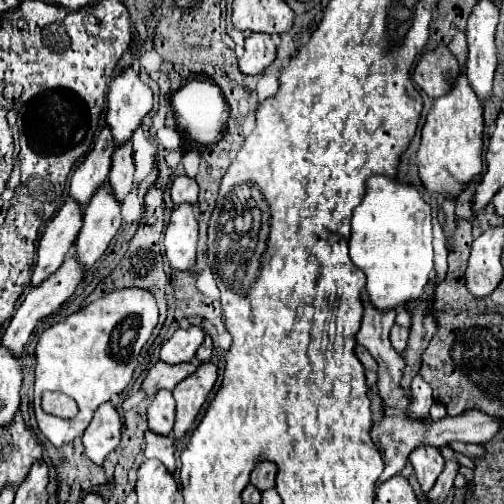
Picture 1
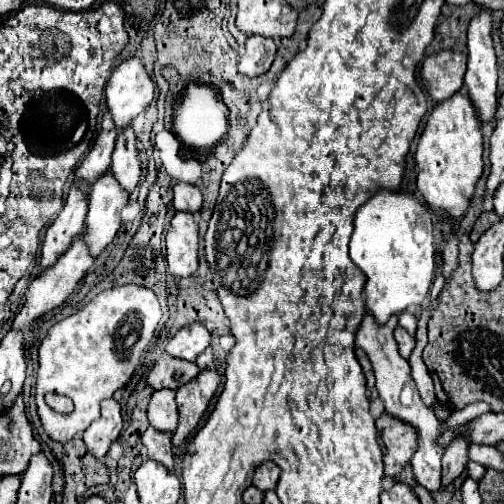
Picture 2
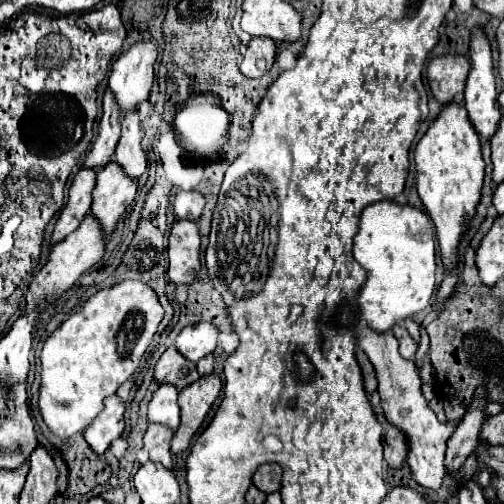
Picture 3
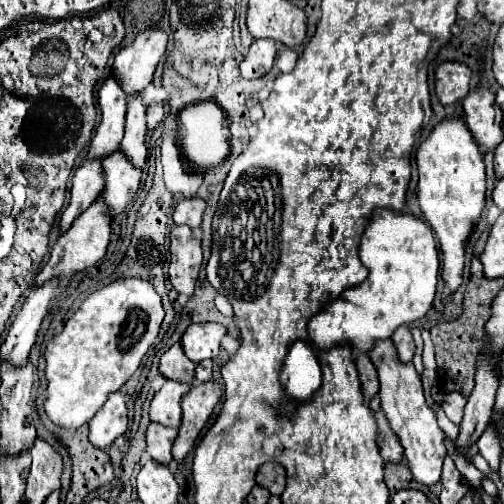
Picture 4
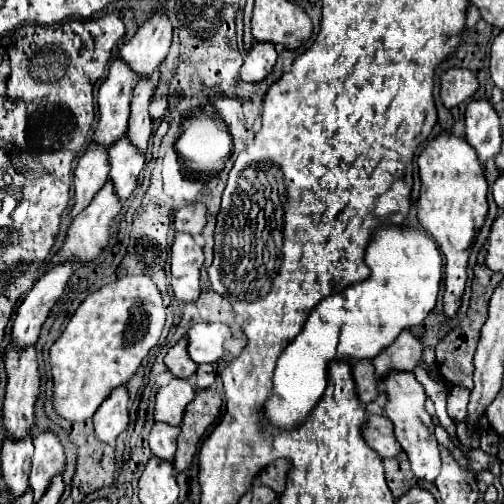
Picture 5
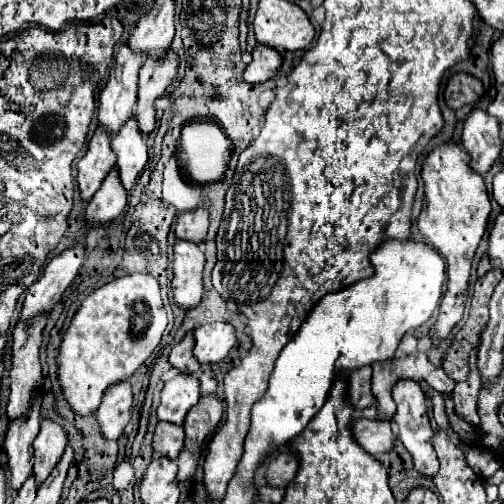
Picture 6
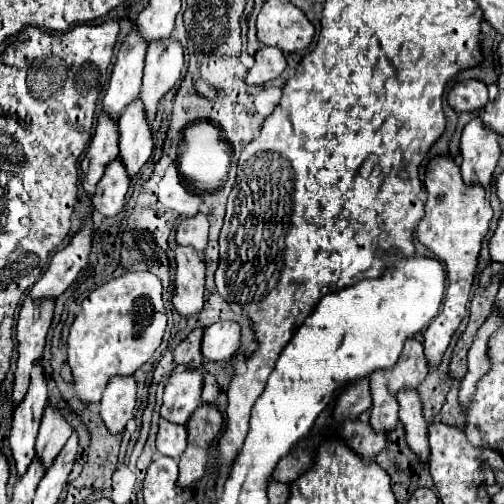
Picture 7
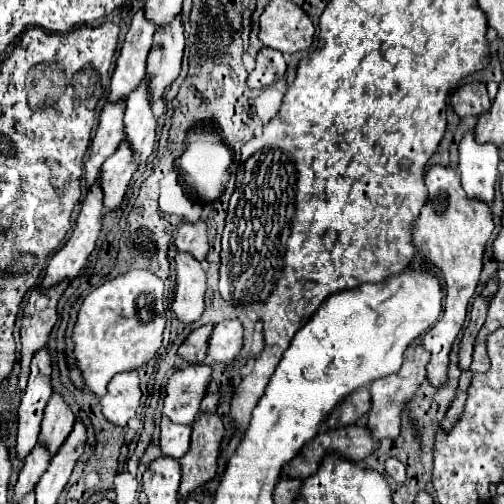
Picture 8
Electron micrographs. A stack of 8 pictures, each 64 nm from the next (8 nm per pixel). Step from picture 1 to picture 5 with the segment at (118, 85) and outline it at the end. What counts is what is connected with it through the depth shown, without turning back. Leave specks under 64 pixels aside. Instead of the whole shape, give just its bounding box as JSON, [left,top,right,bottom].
[118,12,172,76]

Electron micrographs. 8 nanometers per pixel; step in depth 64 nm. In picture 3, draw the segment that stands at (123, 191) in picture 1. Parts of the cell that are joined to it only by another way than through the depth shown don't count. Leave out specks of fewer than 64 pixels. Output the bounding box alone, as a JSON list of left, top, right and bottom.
[114,112,148,180]

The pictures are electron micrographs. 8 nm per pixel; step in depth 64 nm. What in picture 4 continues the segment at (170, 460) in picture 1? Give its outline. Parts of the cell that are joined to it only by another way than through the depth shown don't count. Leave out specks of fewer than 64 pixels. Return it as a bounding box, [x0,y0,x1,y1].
[146,424,176,464]

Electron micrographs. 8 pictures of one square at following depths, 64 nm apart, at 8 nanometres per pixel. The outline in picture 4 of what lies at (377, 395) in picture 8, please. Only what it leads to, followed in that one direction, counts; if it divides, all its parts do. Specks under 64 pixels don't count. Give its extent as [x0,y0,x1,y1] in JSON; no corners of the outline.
[392,326,416,362]

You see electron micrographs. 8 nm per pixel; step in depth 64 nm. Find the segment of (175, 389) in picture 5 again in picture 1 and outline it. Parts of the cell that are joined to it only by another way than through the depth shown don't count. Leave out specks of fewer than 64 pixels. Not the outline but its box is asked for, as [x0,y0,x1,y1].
[148,390,174,436]

